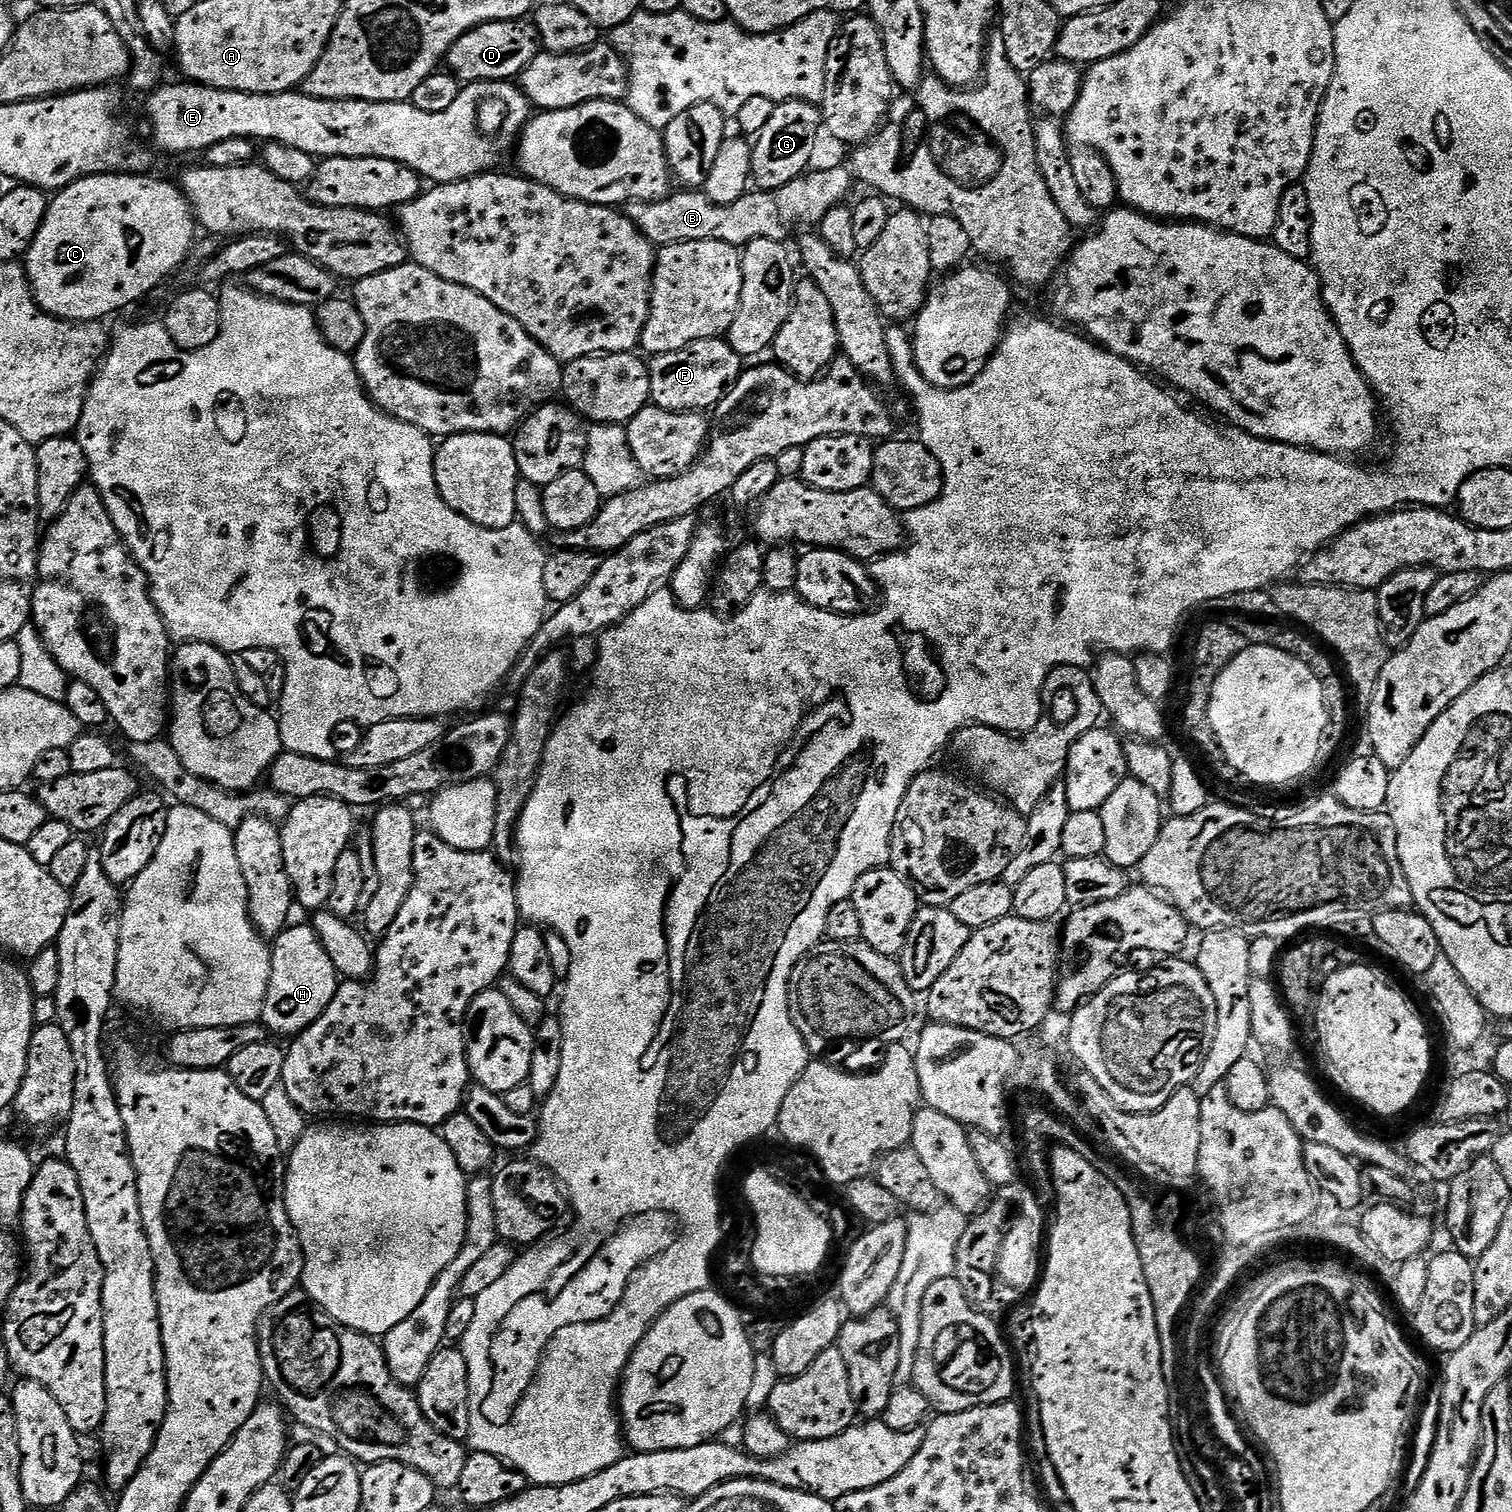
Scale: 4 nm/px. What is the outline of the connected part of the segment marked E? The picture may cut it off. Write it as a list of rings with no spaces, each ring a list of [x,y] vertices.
[[[483,80],[473,84],[464,84],[458,94],[458,99],[449,106],[447,110],[442,110],[442,114],[430,114],[426,110],[418,110],[410,102],[370,102],[369,100],[323,100],[309,96],[303,90],[293,90],[291,92],[271,92],[270,94],[254,94],[253,92],[235,92],[225,88],[211,88],[205,84],[195,82],[183,82],[184,84],[169,84],[164,82],[153,92],[147,93],[144,104],[144,112],[148,115],[148,124],[152,127],[152,140],[164,152],[196,152],[202,154],[210,146],[218,142],[226,142],[226,138],[242,138],[243,140],[255,140],[257,142],[273,142],[276,144],[285,144],[288,148],[302,150],[306,154],[329,160],[330,158],[382,158],[390,162],[405,164],[410,170],[414,170],[425,181],[433,185],[449,184],[465,180],[471,176],[481,176],[484,172],[491,172],[499,169],[500,163],[504,160],[504,155],[511,153],[515,149],[521,132],[525,124],[528,123],[533,115],[533,105],[529,103],[526,94],[520,89],[519,83],[511,80]]]

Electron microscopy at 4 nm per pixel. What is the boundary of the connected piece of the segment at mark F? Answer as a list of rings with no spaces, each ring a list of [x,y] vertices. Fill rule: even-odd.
[[[727,339],[690,342],[682,350],[670,350],[670,354],[651,357],[651,403],[671,412],[699,412],[715,409],[716,405],[740,377],[742,358],[728,345]],[[708,408],[708,409],[704,409]]]

